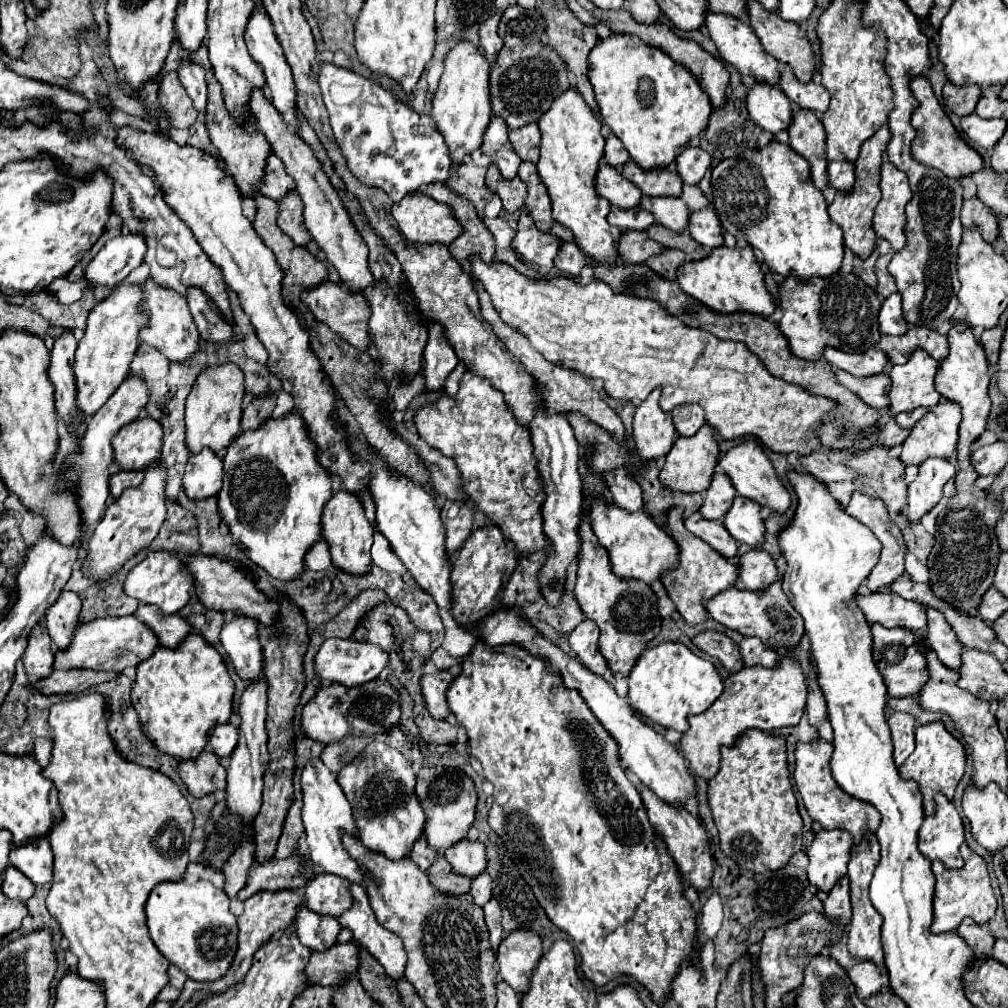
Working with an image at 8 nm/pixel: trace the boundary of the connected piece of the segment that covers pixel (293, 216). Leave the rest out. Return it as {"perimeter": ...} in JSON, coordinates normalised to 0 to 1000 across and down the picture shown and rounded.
{"perimeter":[[[286,190],[276,198],[276,224],[296,244],[304,244],[304,240],[310,238],[308,230],[300,220],[300,198],[294,190]]]}

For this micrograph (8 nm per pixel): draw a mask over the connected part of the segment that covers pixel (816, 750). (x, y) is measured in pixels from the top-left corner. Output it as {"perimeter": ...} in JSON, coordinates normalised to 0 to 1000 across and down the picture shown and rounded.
{"perimeter":[[[812,732],[804,738],[792,738],[790,740],[790,764],[788,764],[788,776],[790,782],[798,794],[798,800],[806,813],[813,815],[815,821],[833,821],[841,823],[847,829],[847,835],[853,837],[859,825],[869,825],[873,819],[873,808],[857,796],[851,796],[849,792],[843,792],[839,786],[833,784],[829,778],[825,766],[823,766],[823,750],[827,746],[827,740],[819,736],[817,732]]]}

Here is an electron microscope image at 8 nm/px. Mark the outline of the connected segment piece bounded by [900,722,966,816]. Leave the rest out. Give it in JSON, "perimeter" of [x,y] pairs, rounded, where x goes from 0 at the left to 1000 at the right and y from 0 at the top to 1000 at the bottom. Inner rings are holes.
{"perimeter":[[[925,716],[919,720],[909,722],[909,744],[899,752],[899,756],[893,760],[893,770],[899,774],[907,774],[913,780],[915,792],[917,792],[917,808],[927,808],[927,788],[935,786],[938,792],[944,794],[946,782],[956,768],[958,758],[958,746],[956,740],[942,728],[933,716]]]}

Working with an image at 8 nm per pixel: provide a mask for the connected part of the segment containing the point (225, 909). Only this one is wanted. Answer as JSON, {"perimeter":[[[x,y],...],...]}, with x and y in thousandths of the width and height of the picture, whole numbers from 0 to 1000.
{"perimeter":[[[183,873],[159,875],[145,895],[145,919],[159,946],[177,958],[187,970],[208,974],[224,966],[234,942],[234,909],[228,905],[228,891],[206,873],[185,877]]]}

